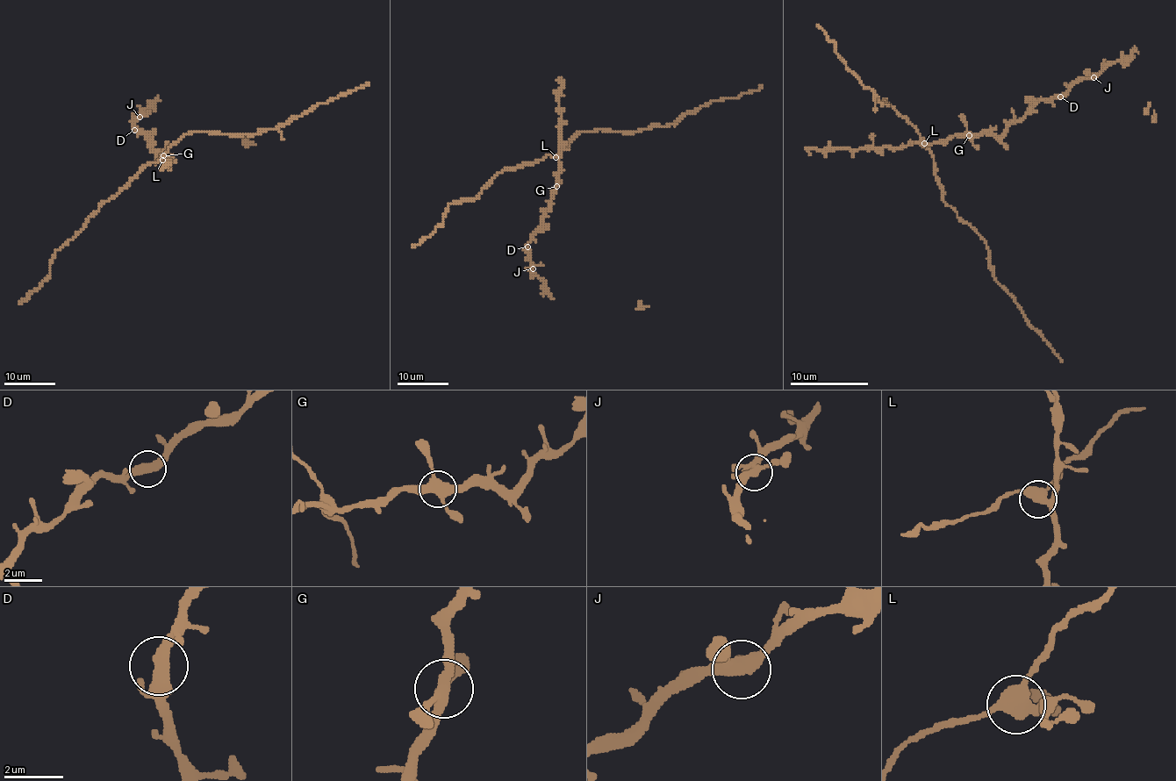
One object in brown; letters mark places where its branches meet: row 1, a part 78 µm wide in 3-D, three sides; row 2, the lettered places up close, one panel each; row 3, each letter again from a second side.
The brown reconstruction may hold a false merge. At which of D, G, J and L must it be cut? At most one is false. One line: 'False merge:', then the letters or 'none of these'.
False merge: L

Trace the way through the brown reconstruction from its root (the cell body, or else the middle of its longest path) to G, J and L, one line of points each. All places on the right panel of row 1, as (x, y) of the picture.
G: (943, 139), (953, 135), (969, 135)
J: (943, 139), (953, 135), (1000, 135), (1041, 100), (1050, 100), (1057, 95), (1064, 95), (1076, 82), (1093, 77)
L: (943, 139), (924, 143)

